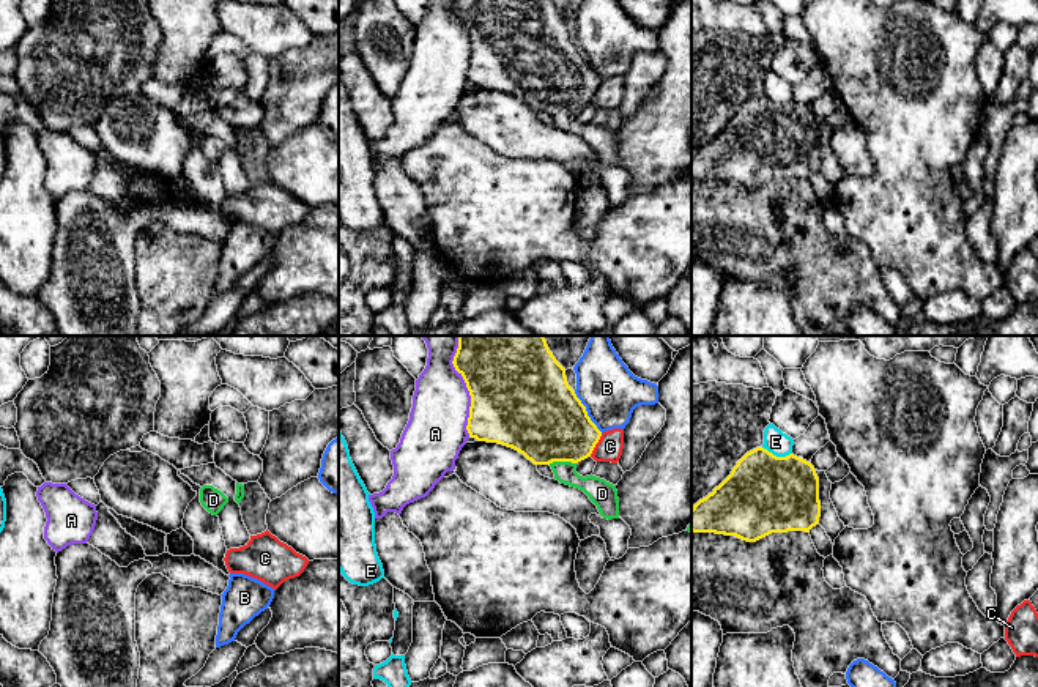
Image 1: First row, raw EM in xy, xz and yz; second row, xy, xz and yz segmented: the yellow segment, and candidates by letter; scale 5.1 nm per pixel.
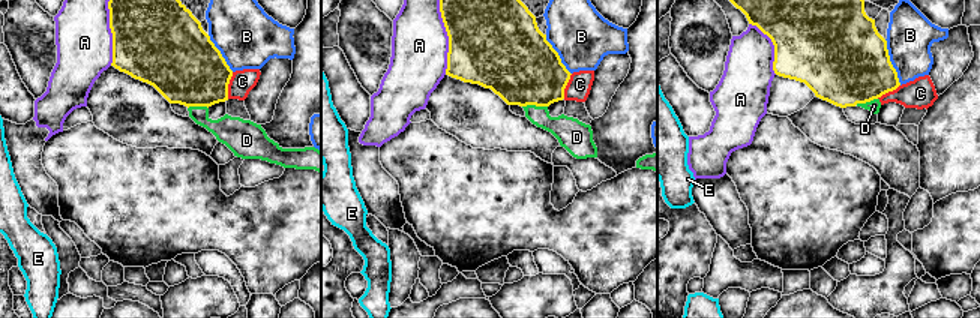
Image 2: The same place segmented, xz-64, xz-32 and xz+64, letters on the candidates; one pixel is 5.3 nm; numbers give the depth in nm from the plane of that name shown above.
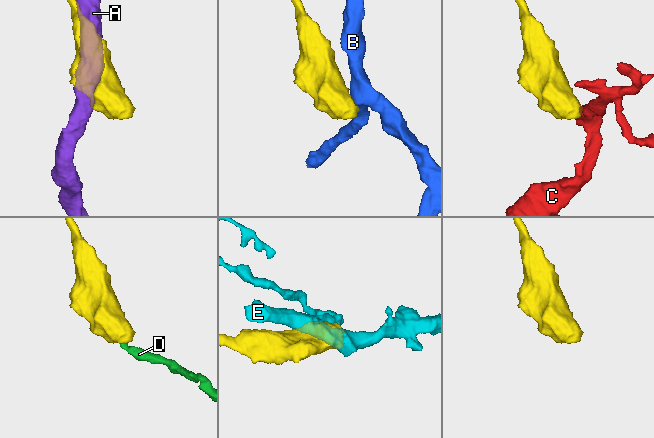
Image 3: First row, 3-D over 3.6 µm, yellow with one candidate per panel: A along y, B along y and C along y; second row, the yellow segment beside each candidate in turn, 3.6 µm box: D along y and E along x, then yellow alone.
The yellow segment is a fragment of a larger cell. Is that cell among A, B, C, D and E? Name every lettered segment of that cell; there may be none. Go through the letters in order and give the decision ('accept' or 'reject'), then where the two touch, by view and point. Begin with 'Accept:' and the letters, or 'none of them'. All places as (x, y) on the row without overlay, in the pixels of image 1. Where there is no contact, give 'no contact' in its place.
Accept: D
A: reject | xz (470, 41)
B: reject | xz (586, 59)
C: reject | xz (596, 90)
D: accept | xz (561, 107)
E: reject | yz (775, 103)

